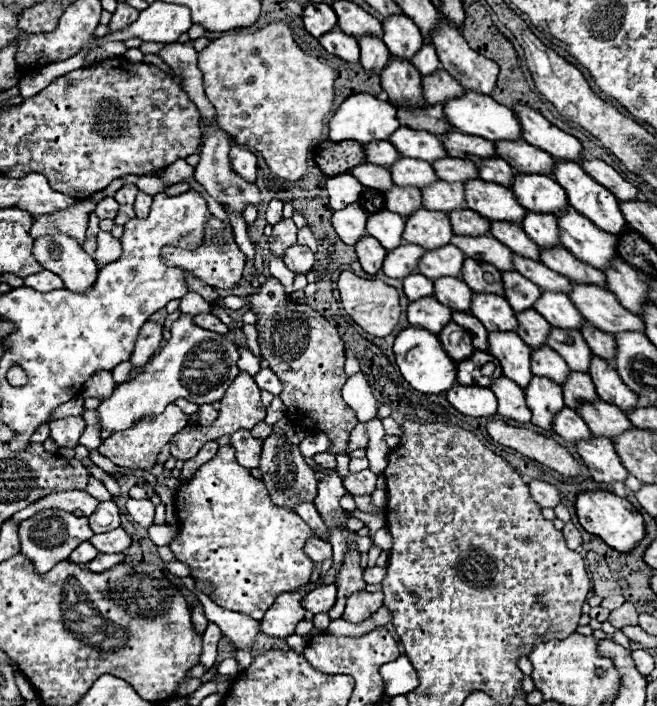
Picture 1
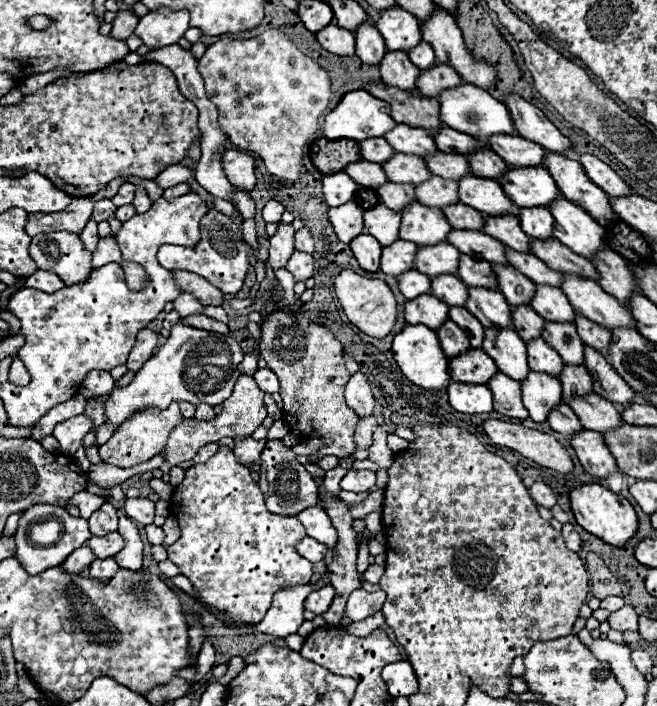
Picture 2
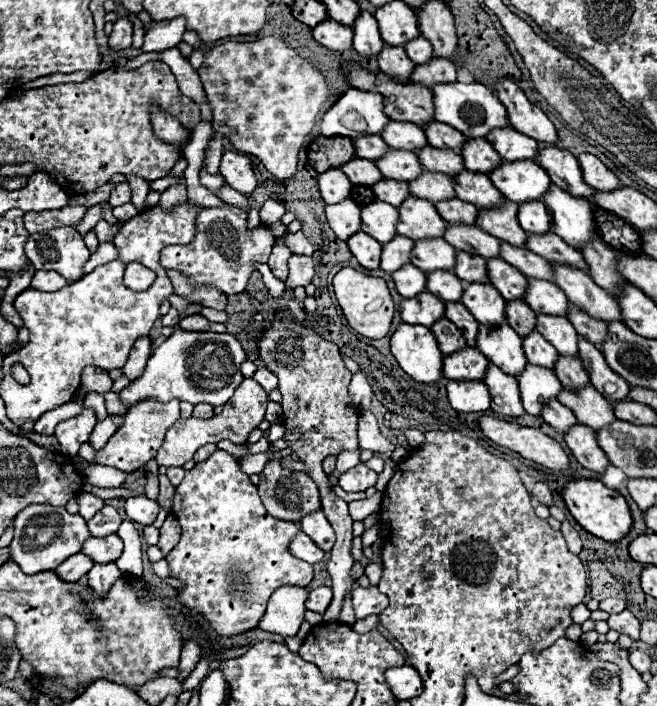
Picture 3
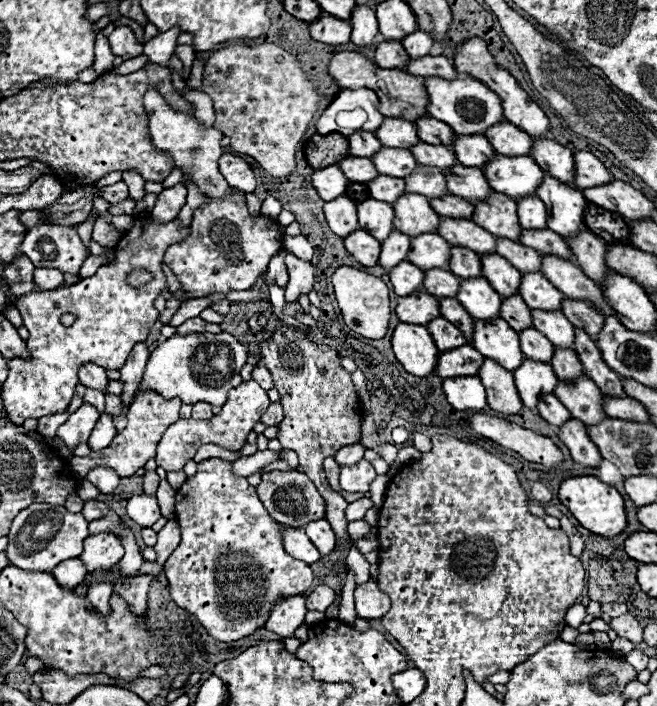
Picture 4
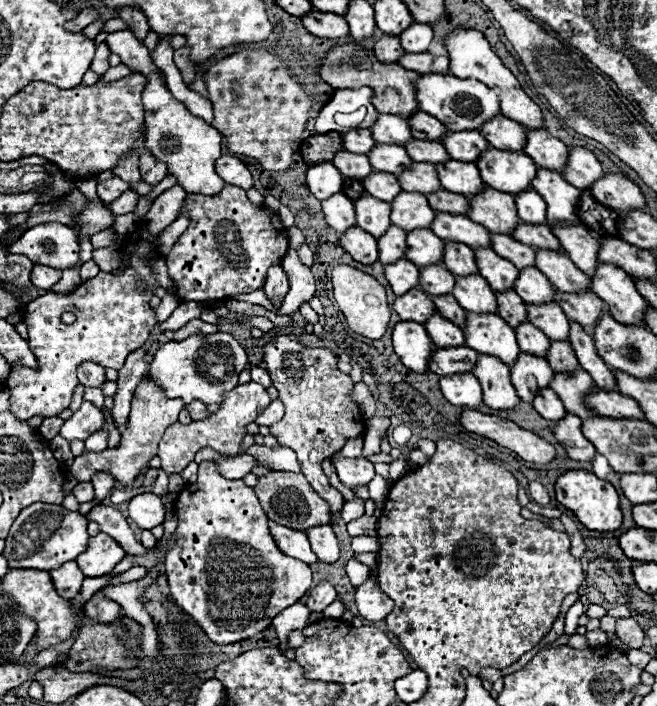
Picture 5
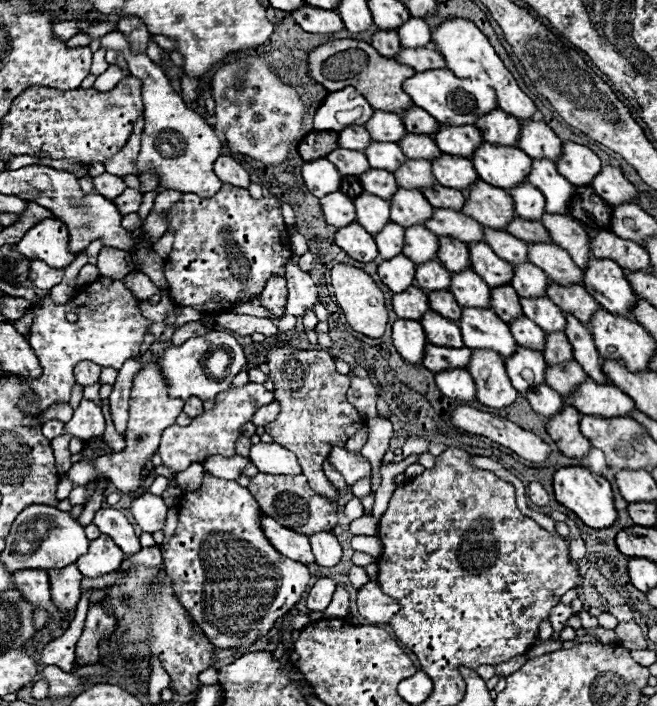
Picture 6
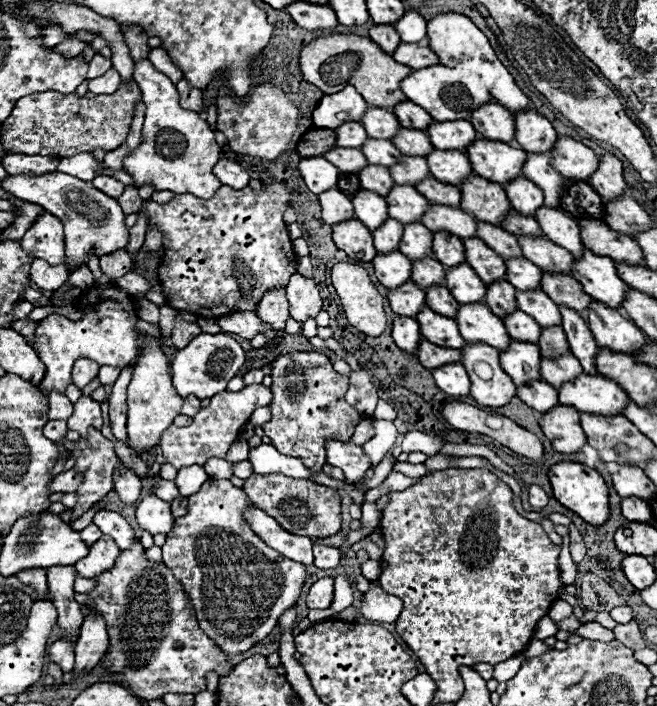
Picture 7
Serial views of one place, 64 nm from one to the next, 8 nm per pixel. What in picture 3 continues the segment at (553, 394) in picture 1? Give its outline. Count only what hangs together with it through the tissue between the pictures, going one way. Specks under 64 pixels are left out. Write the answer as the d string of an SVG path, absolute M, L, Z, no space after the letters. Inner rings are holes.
M526 364L526 368L516 376L524 410L532 416L540 416L540 410L548 398L554 398L562 384L558 382L554 370L544 370L540 366Z

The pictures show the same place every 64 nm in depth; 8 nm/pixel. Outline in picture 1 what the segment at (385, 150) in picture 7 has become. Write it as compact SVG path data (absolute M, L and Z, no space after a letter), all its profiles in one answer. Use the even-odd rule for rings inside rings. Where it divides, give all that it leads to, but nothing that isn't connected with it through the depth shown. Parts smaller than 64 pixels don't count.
M400 156L390 168L392 174L392 182L396 186L428 186L430 182L436 182L438 176L434 174L430 162L420 162L416 158L404 158Z

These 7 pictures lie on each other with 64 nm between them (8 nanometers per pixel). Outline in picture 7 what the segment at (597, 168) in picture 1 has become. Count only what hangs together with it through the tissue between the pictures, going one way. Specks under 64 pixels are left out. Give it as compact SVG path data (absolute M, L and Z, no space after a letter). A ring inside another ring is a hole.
M558 136L550 154L552 154L550 164L564 178L588 180L594 174L594 170L598 168L596 154L588 146L576 142L570 136Z

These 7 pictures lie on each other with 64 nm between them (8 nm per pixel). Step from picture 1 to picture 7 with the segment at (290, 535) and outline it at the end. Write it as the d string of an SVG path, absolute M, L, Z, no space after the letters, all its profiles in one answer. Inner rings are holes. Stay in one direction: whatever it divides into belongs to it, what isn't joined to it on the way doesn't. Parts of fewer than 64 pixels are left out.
M206 480L200 492L188 496L188 514L176 518L172 532L162 546L162 560L182 582L186 596L192 600L200 628L226 652L242 654L256 642L266 638L278 624L278 618L296 604L300 588L306 580L306 568L300 562L288 560L274 548L266 546L242 520L244 508L250 502L242 488L232 486L228 480Z

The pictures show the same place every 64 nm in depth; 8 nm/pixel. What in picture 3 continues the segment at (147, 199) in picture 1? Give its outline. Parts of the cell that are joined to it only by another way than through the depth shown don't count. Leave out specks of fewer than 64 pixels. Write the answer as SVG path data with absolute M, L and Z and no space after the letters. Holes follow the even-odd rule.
M128 174L128 184L132 188L132 204L138 208L138 210L144 210L144 200L146 200L146 194L148 194L148 182L142 180L140 176L134 176L134 174Z

